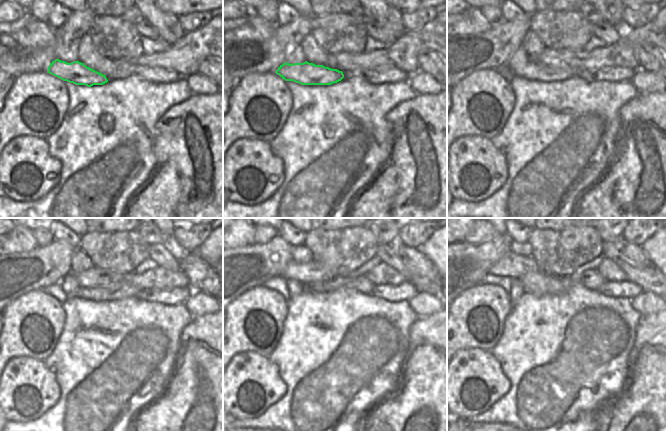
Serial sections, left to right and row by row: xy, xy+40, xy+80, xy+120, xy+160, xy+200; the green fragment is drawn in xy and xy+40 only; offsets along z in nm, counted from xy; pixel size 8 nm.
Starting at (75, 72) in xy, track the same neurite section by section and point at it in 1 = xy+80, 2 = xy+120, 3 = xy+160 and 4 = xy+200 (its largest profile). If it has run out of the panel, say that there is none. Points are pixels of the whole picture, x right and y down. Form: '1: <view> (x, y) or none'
1: xy+80 (533, 71)
2: xy+120 (120, 290)
3: xy+160 (361, 284)
4: xy+200 (591, 279)

